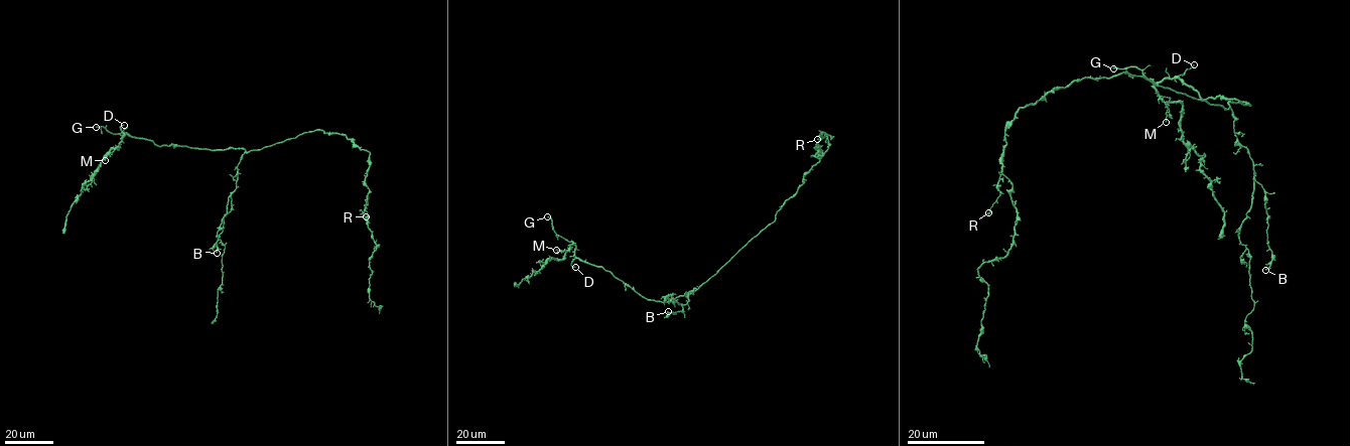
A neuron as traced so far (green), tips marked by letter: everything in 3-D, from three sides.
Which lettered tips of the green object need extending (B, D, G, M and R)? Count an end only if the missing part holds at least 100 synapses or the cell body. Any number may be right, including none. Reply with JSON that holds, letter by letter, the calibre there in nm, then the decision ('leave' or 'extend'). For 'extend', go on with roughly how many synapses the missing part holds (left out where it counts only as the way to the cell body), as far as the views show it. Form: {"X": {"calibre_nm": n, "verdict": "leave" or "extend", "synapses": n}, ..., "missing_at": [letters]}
{"B": {"calibre_nm": 140, "verdict": "leave"}, "D": {"calibre_nm": 110, "verdict": "leave"}, "G": {"calibre_nm": 200, "verdict": "extend"}, "M": {"calibre_nm": 110, "verdict": "leave"}, "R": {"calibre_nm": 120, "verdict": "leave"}, "missing_at": ["G"]}

